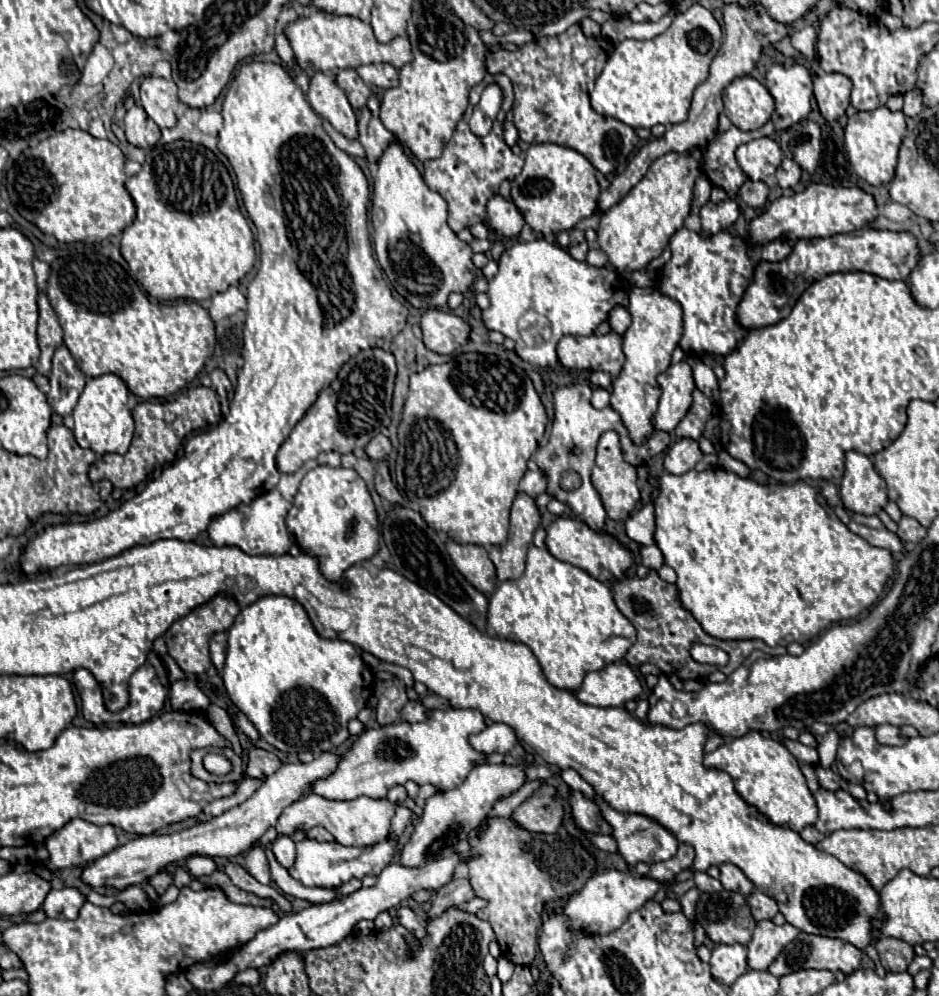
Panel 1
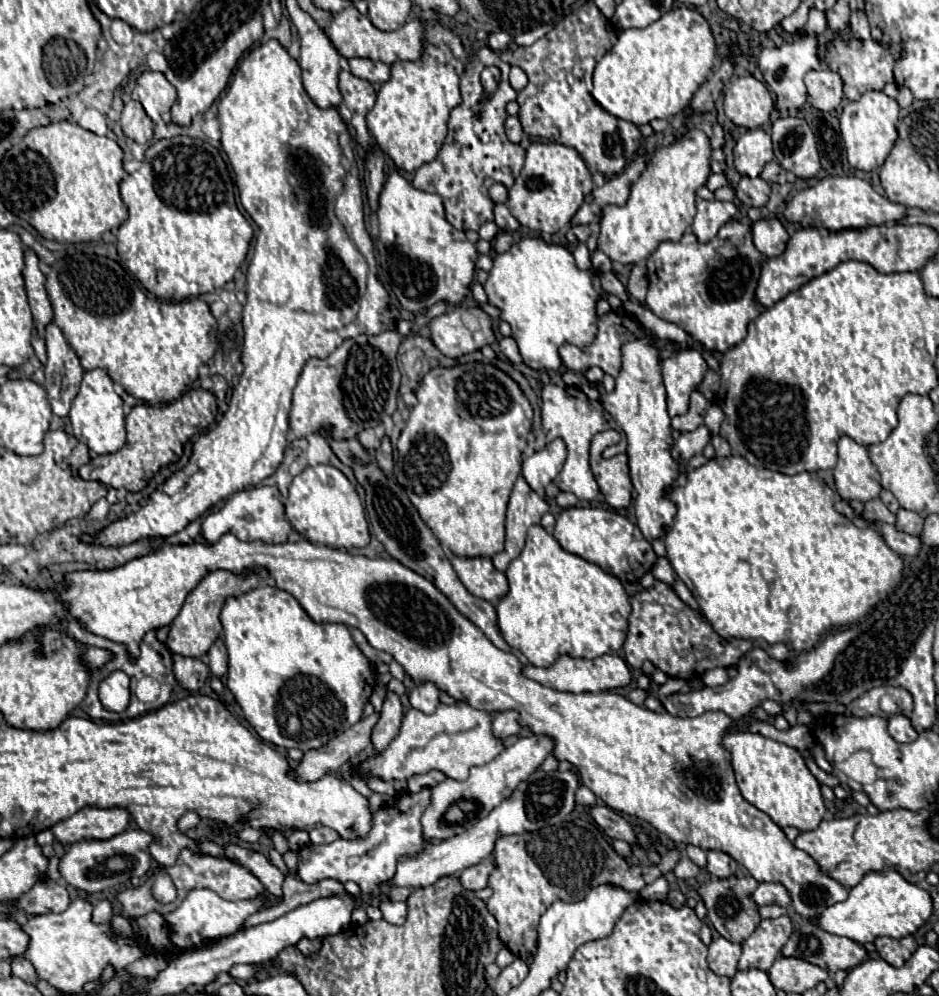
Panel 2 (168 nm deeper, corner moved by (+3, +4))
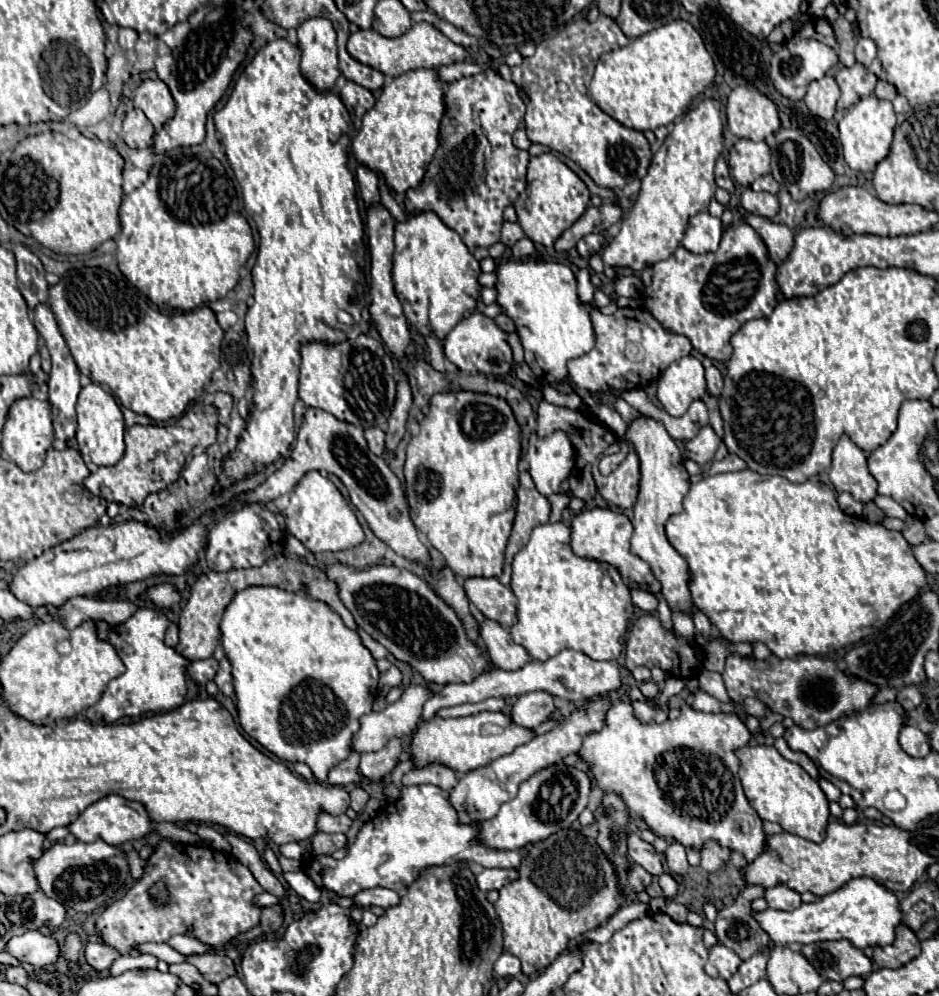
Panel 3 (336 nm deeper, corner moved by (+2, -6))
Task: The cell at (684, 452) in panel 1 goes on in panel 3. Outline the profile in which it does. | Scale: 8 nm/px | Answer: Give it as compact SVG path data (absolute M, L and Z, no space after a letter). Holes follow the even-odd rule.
M708 425L694 439L686 441L686 457L696 461L700 467L704 467L714 459L716 447L718 447L718 437L714 429Z

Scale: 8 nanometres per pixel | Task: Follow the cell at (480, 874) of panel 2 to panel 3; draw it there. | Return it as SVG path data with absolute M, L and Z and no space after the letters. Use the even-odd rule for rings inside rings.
M482 869L482 873L476 875L476 883L484 893L488 893L492 889L504 887L508 881L516 877L518 877L516 869Z

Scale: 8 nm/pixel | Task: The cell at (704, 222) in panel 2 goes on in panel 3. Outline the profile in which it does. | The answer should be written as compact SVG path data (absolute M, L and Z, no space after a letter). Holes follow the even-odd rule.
M700 211L690 219L682 245L692 253L716 251L722 231L724 231L724 225L720 217L714 217L708 211Z

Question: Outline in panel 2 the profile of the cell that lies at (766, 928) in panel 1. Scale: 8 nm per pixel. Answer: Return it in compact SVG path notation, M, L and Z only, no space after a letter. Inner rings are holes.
M789 917L763 919L755 933L743 943L743 955L739 959L739 971L761 969L767 971L775 957L779 957L783 945L787 943L793 931Z

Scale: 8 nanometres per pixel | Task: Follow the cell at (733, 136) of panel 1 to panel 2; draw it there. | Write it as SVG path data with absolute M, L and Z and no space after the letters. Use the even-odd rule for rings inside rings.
M807 33L795 35L793 43L783 43L781 47L761 51L759 69L761 69L769 89L775 93L779 109L799 109L805 103L807 89L805 89L803 77L807 71L819 69L819 55L817 53L819 53L817 35L807 35Z

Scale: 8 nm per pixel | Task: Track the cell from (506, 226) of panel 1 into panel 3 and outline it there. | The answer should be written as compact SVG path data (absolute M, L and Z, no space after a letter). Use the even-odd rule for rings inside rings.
M506 221L504 223L504 227L502 227L502 243L506 245L506 247L512 247L518 239L522 239L524 237L524 231L522 231L522 227L518 225L518 223L510 223L510 221Z

